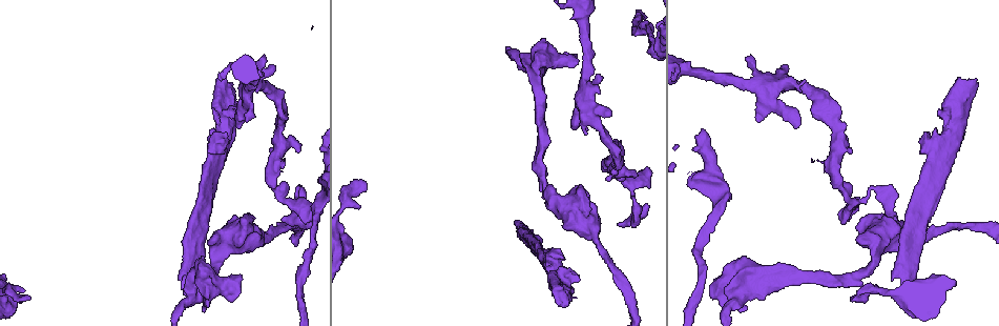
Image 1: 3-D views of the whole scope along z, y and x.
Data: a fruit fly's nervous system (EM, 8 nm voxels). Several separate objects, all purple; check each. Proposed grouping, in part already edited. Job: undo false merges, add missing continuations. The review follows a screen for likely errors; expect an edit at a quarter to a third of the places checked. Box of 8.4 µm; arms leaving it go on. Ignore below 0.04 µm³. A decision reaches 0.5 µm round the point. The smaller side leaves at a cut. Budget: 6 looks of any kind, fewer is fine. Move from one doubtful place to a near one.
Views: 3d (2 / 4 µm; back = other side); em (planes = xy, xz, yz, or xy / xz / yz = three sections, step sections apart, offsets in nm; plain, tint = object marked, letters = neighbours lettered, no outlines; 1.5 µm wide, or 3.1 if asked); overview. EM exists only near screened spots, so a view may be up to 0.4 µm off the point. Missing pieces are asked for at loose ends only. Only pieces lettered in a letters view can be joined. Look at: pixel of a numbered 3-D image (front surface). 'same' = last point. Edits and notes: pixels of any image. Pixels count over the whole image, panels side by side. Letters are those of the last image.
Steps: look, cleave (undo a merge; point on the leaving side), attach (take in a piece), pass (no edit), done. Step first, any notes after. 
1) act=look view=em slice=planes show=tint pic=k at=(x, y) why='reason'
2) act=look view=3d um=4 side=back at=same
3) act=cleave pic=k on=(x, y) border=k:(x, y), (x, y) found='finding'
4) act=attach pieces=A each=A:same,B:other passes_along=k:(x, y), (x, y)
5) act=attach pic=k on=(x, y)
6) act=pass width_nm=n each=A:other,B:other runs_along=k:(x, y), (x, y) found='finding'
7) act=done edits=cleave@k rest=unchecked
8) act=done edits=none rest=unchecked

act=look view=em slice=xz step=4 show=plain pic=1 at=(30, 298)

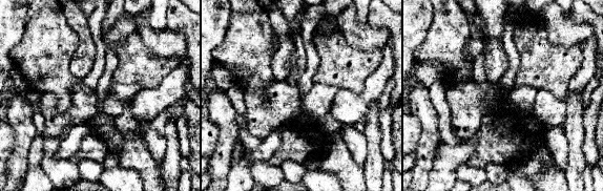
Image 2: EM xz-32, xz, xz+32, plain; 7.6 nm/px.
act=look view=em slice=xz step=4 show=tint at=same why='with the object marked'

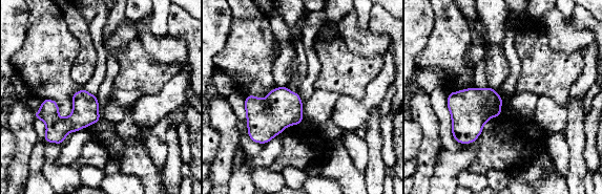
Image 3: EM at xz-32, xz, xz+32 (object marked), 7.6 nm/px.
act=look view=em slice=xz step=4 show=letters at=same why='see the neighbours'

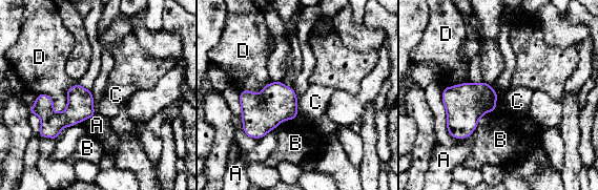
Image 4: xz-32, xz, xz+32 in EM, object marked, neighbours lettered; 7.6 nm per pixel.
act=pass each=A:other,B:other,C:other,D:other border=4:(296, 101), (296, 109), (298, 111) found='no lettered piece goes on from it'

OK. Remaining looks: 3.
act=look view=3d um=2 pic=1 at=(756, 120) why='free end'

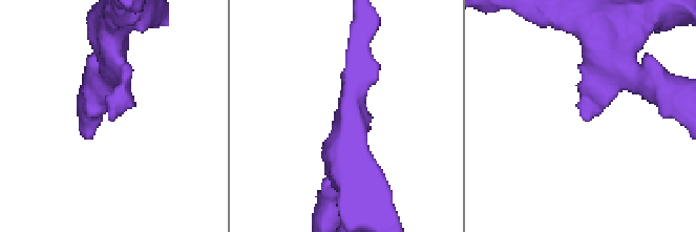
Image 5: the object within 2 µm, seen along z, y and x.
act=look view=em slice=planes show=tint pic=5 at=(586, 119) why='shape alone is not enough'

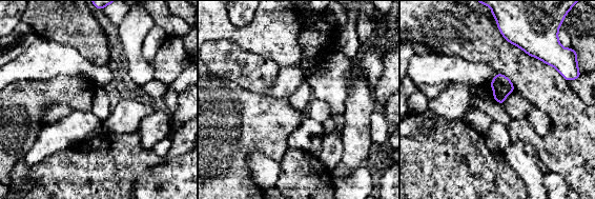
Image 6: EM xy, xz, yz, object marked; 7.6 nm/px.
act=look view=em slice=planes show=letters at=same why='see the neighbours'

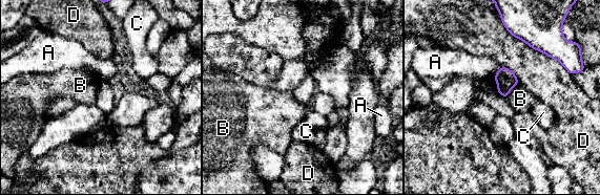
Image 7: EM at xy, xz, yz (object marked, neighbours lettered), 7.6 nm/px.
act=pass width_nm=150 each=A:other,B:other,C:other,D:other found='no lettered piece goes on from it'

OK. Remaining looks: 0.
act=done edits=none rest=unchecked

